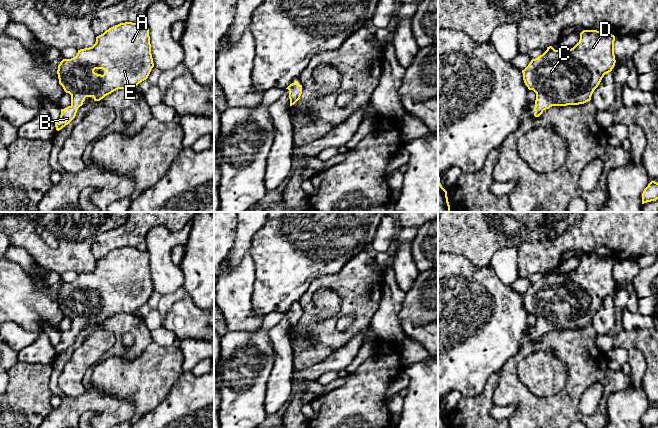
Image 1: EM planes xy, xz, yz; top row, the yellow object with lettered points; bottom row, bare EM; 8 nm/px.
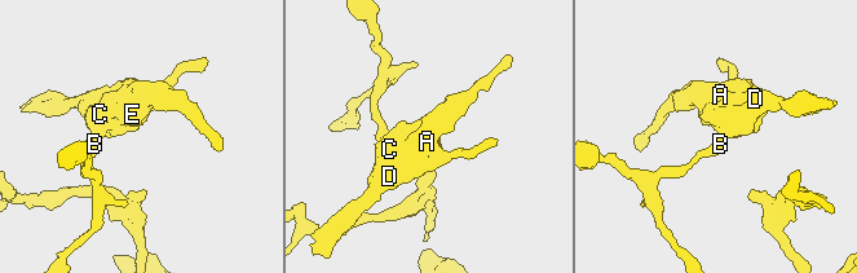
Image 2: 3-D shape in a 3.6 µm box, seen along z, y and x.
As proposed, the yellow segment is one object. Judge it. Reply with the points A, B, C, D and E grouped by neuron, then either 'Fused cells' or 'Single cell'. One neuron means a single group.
Groups: A B C D E. Single cell

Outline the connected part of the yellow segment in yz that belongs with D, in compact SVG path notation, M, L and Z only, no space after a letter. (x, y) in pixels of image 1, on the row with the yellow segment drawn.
M583 30L579 42L569 50L555 50L552 46L522 70L523 80L529 90L536 93L535 117L552 106L584 104L591 100L594 90L605 74L612 71L615 36L597 30Z

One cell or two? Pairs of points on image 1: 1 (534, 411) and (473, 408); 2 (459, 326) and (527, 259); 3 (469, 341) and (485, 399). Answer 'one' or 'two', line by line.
1: two
2: two
3: two

